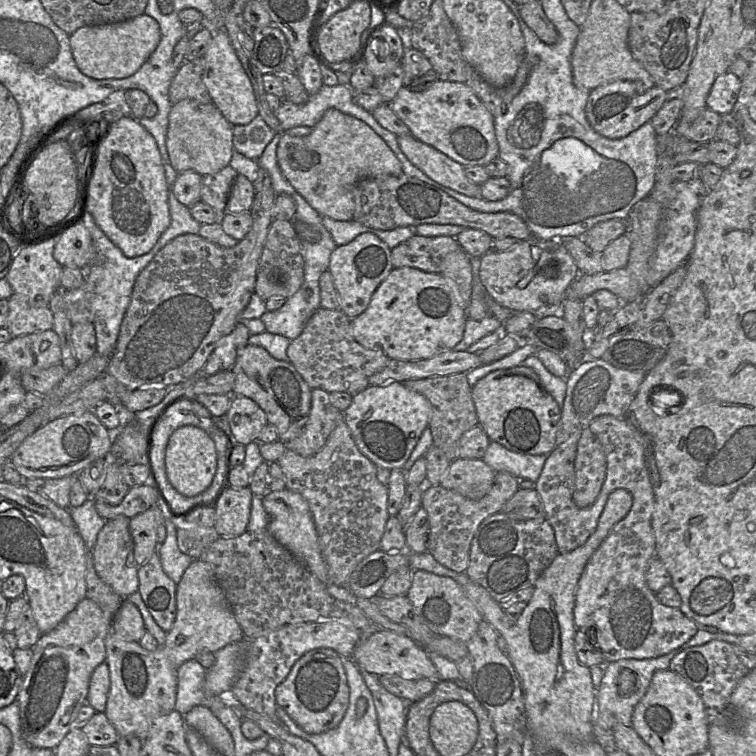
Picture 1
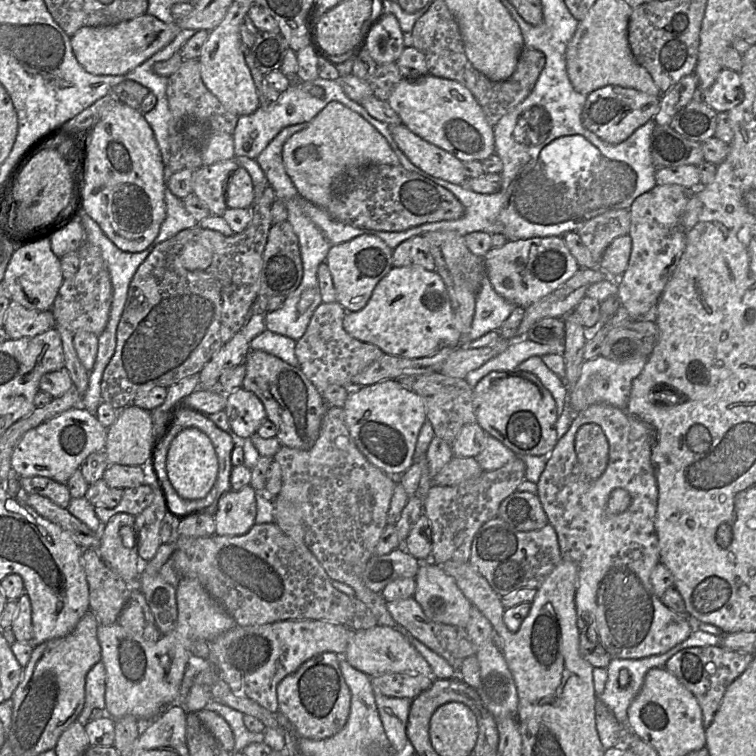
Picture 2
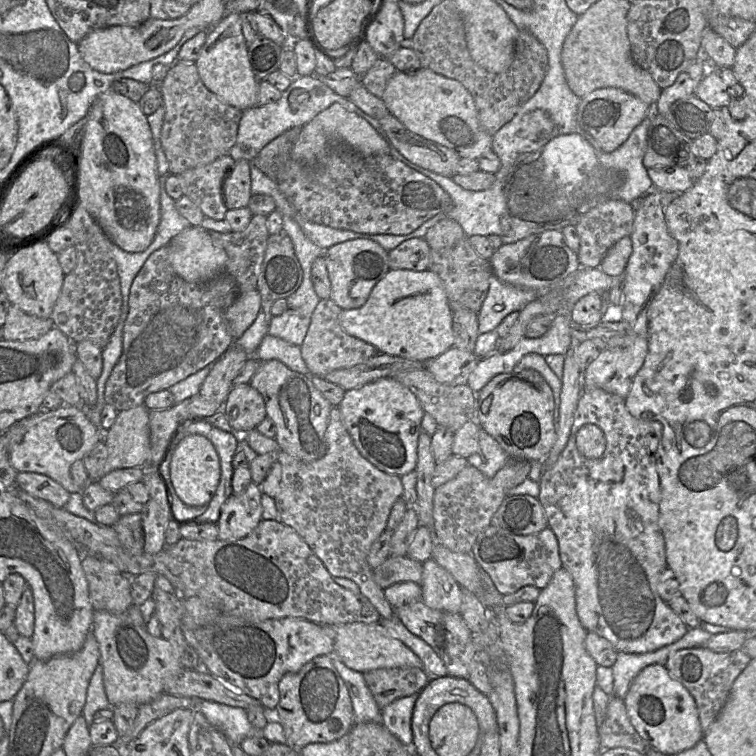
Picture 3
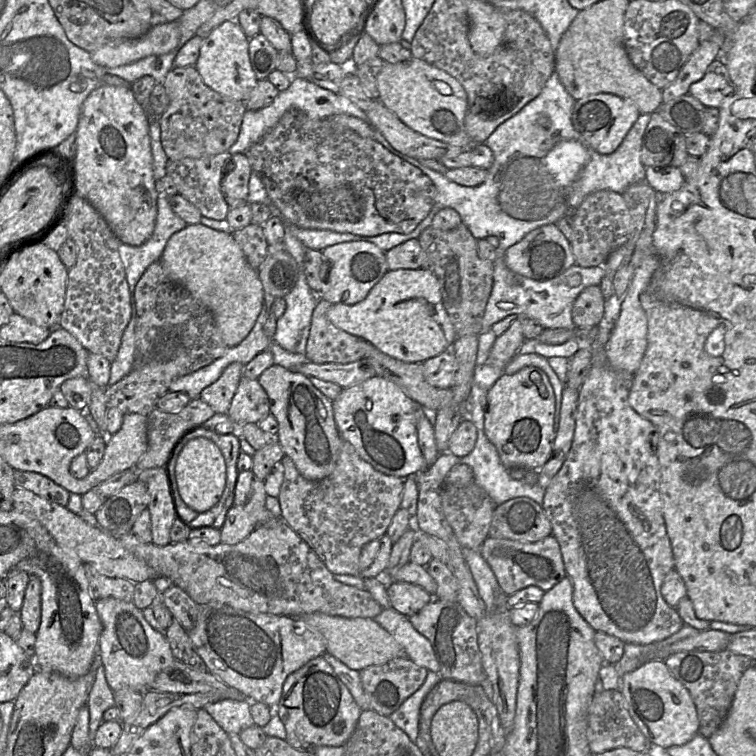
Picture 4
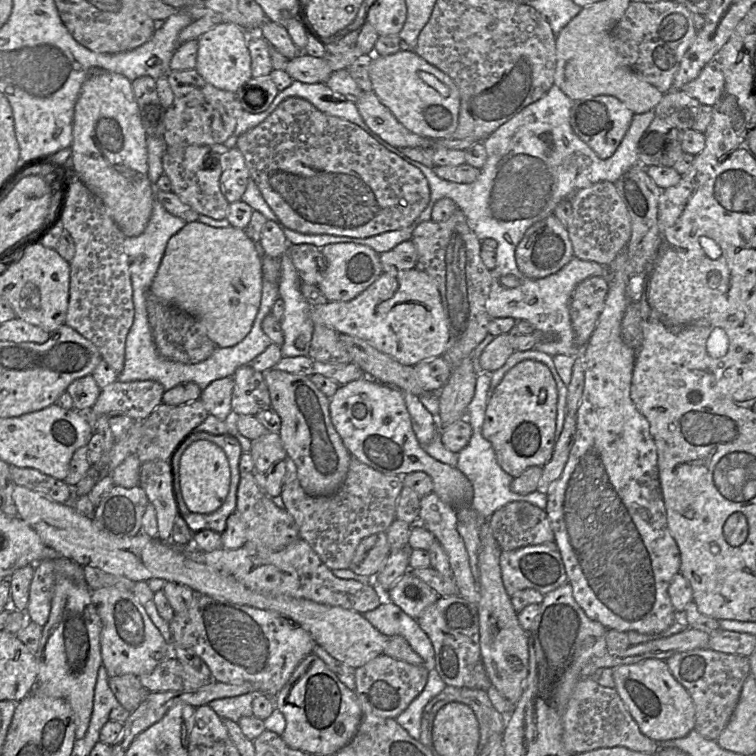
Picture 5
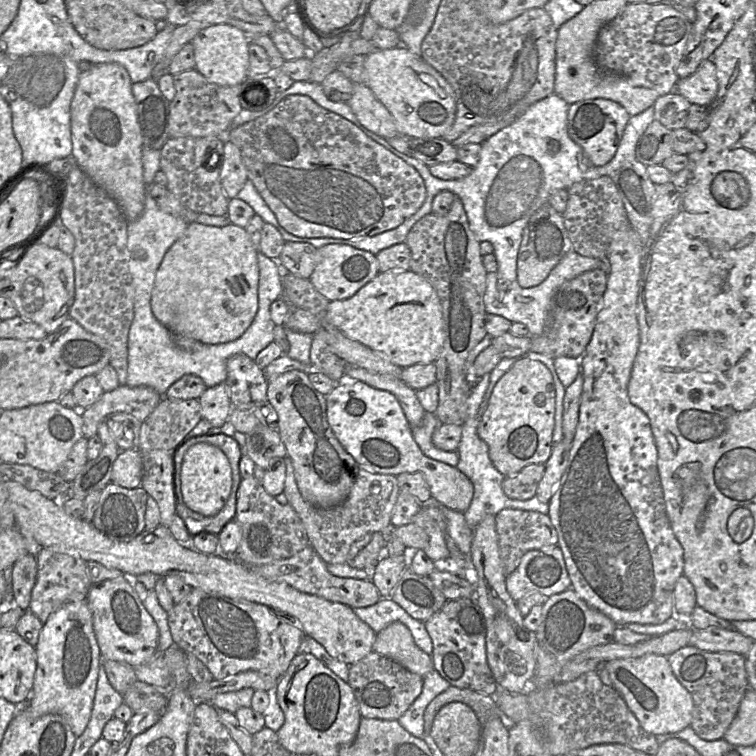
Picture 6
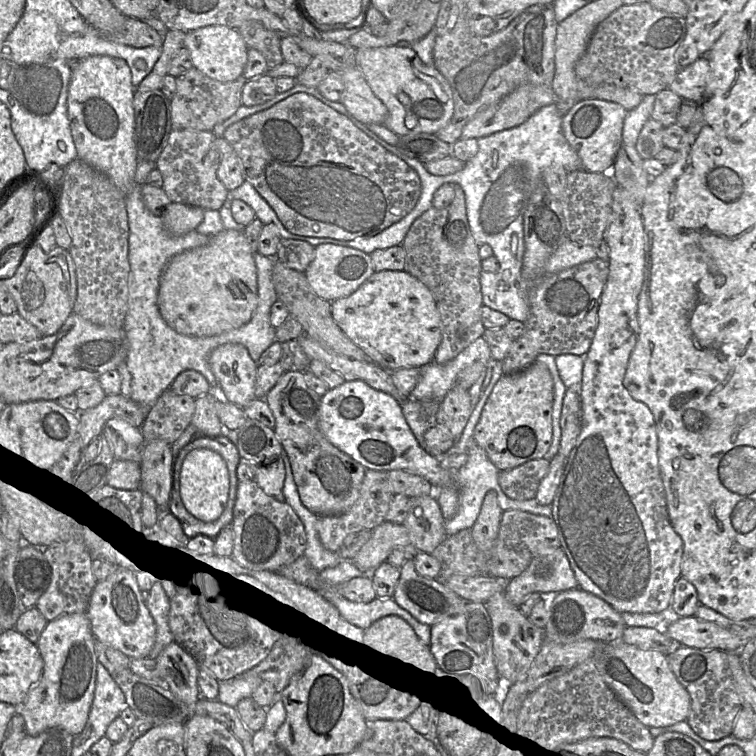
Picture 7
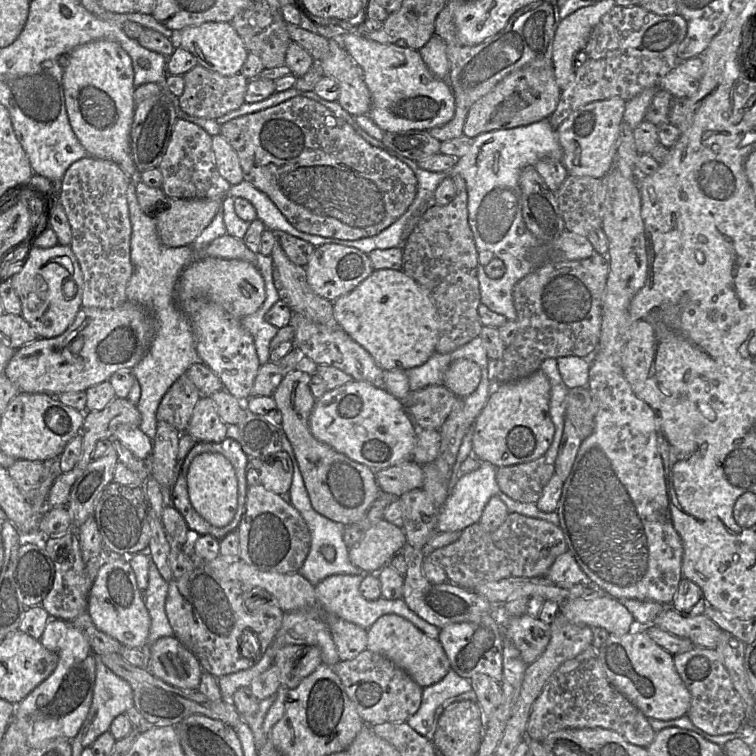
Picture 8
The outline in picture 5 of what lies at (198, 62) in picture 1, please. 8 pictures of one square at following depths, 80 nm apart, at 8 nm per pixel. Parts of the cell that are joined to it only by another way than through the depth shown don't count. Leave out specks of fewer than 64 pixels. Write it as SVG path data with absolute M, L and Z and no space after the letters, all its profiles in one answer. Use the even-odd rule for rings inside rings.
M195 68L169 71L173 102L166 108L163 139L167 147L188 145L230 145L243 108L235 92L221 90L206 82Z

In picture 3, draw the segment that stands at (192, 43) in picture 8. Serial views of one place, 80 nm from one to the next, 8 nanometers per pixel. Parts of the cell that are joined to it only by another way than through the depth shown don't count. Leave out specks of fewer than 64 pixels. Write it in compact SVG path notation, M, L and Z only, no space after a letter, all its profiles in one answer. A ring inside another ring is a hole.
M225 14L218 23L207 30L207 39L195 63L202 82L211 92L226 104L244 111L257 104L259 80L251 68L240 14Z

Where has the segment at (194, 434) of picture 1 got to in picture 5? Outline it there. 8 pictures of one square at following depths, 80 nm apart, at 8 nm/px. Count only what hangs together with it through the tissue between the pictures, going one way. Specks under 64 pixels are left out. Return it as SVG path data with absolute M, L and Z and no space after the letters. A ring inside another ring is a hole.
M207 440L191 443L180 459L179 483L184 503L190 512L210 514L216 511L224 503L230 487L230 467L224 451Z

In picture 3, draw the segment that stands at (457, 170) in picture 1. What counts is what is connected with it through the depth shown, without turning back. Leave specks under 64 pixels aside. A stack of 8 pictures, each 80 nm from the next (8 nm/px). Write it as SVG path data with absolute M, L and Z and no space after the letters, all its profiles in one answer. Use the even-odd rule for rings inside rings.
M390 113L378 121L392 146L409 161L445 177L456 174L461 157L455 151L413 133Z

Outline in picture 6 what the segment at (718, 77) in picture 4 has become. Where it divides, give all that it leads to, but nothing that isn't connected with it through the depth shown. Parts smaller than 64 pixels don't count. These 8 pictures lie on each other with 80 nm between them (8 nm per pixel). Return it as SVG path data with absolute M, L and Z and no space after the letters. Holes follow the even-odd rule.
M712 58L702 61L690 76L678 79L675 90L691 104L709 106L718 92L717 68Z

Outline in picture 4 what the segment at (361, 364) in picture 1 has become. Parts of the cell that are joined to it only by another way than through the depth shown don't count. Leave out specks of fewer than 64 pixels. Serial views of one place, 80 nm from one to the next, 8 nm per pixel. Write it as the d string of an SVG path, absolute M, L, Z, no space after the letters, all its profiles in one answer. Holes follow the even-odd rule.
M323 298L317 301L306 343L306 357L316 364L347 364L362 359L370 343L334 326L327 318L331 305Z

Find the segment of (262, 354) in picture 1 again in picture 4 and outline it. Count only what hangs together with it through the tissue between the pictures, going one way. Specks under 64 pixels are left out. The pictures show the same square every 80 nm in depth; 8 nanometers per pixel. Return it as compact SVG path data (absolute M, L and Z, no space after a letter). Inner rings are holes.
M275 363L257 380L268 395L270 414L278 422L277 441L284 454L293 460L298 472L307 480L319 481L329 476L342 444L334 421L333 401L319 391L309 377Z

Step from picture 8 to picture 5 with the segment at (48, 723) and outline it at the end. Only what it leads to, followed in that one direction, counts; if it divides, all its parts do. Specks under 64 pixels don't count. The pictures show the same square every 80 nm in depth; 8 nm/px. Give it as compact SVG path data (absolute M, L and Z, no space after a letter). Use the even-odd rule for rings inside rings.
M60 577L53 589L51 610L42 627L35 653L38 663L35 693L66 700L74 714L75 738L82 739L89 726L99 667L102 665L100 633L102 623L91 599L91 590Z

